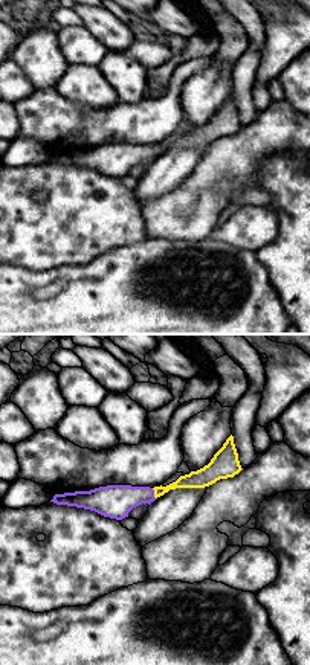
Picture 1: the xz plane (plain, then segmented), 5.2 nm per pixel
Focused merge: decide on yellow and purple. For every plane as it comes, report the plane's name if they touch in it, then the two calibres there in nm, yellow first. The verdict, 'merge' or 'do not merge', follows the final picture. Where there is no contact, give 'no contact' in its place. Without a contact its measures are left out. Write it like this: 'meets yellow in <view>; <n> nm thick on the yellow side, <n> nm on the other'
meets yellow in xz; 100 nm thick on the yellow side, 180 nm on the other

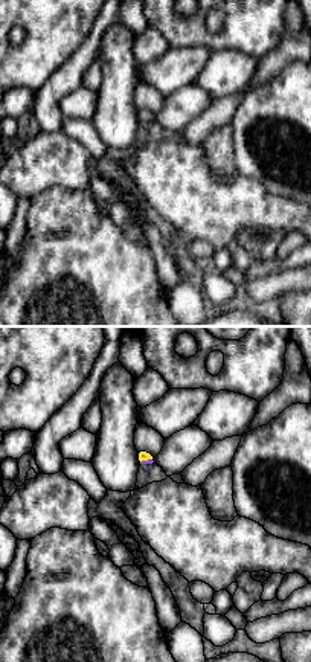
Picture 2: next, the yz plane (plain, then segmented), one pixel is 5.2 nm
meets yellow in yz; 50 nm thick on the yellow side, 30 nm on the other

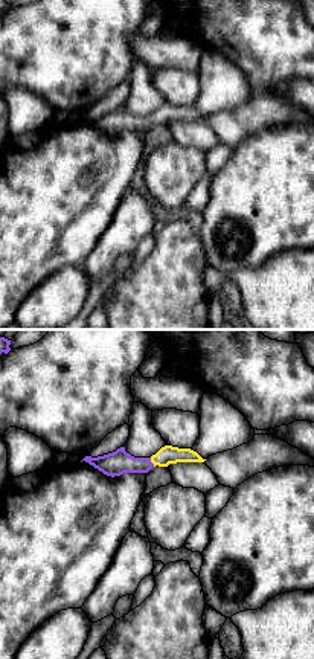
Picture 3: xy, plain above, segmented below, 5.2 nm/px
meets yellow in xy; 100 nm thick on the yellow side, 130 nm on the other

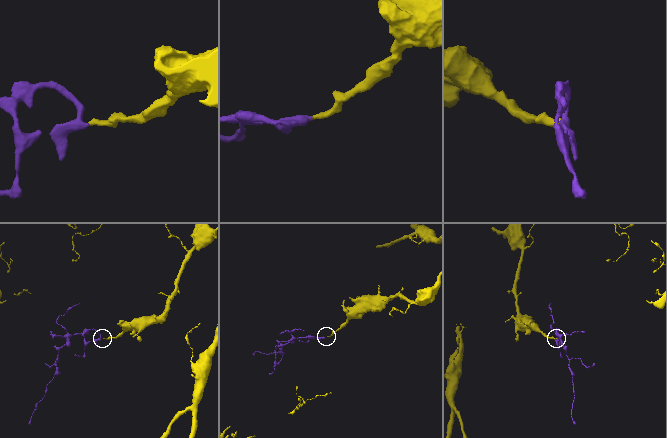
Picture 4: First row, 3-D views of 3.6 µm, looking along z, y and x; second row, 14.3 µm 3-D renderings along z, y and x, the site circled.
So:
merge

